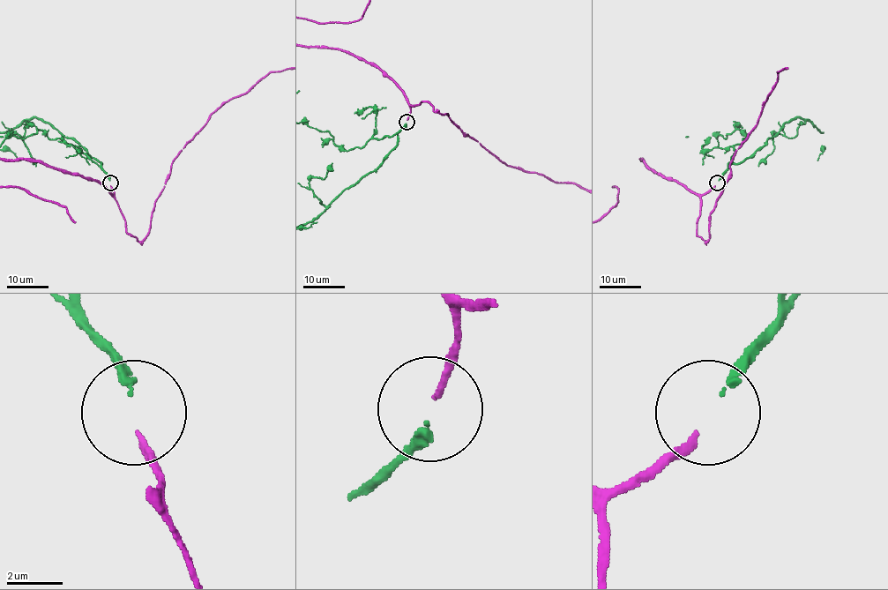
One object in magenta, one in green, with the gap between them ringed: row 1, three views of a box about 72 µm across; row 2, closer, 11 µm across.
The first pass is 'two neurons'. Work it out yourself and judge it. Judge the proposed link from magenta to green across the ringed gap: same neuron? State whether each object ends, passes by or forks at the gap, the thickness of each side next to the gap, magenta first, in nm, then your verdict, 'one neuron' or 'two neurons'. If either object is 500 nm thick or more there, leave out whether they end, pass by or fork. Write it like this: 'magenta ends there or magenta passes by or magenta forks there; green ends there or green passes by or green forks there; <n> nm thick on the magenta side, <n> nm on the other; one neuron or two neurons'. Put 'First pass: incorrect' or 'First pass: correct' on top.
First pass: correct
magenta ends there; green ends there; 240 nm thick on the magenta side, 240 nm on the other; two neurons

